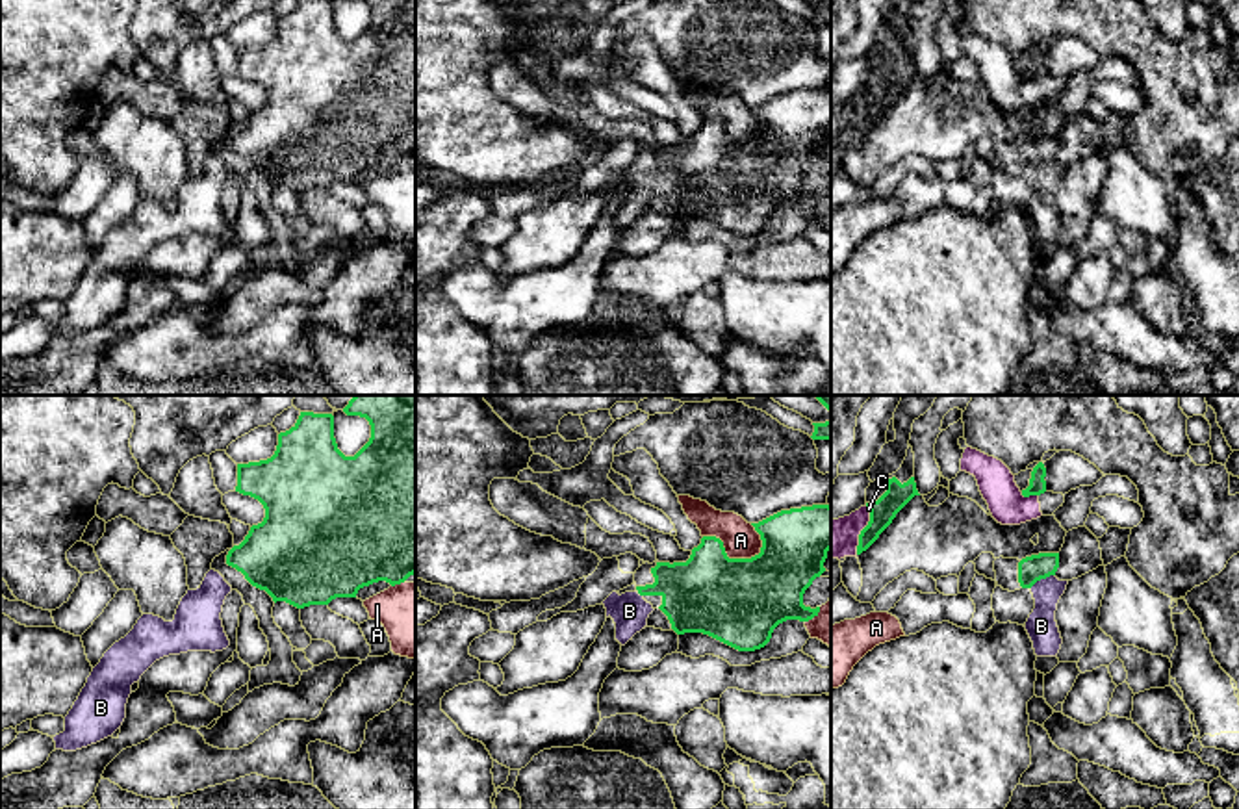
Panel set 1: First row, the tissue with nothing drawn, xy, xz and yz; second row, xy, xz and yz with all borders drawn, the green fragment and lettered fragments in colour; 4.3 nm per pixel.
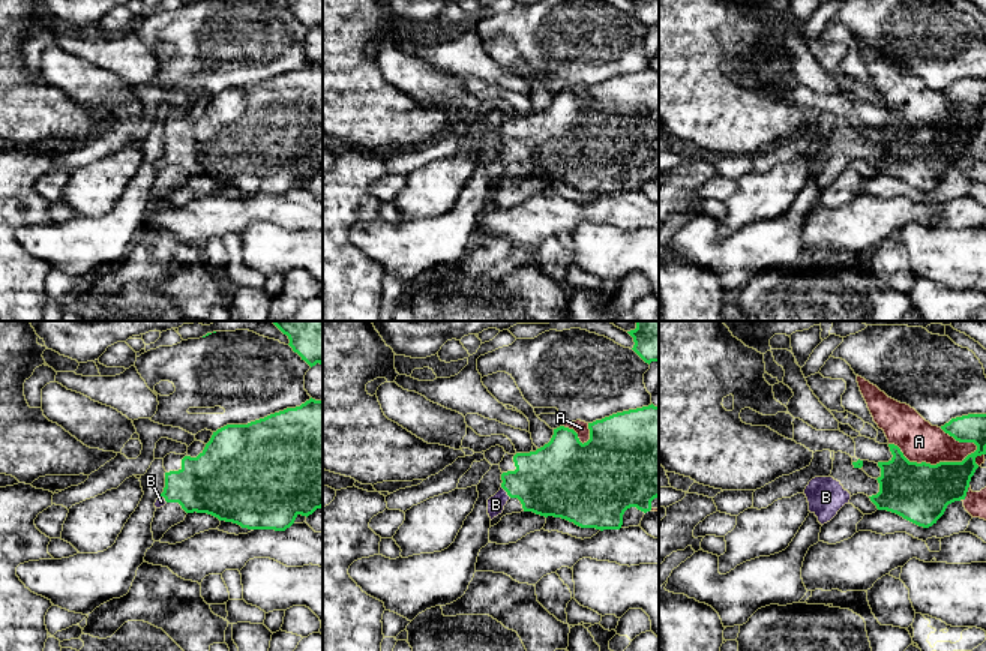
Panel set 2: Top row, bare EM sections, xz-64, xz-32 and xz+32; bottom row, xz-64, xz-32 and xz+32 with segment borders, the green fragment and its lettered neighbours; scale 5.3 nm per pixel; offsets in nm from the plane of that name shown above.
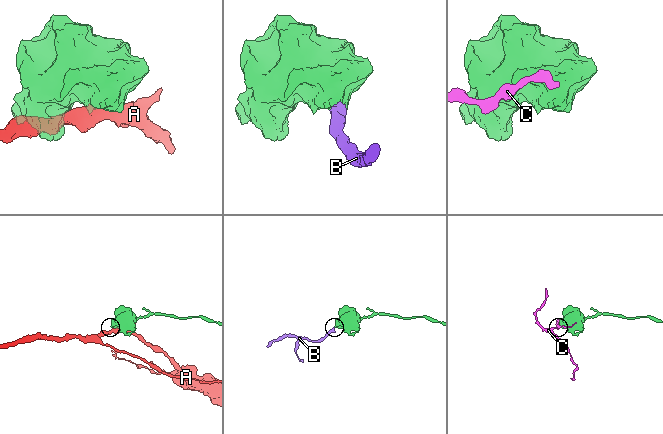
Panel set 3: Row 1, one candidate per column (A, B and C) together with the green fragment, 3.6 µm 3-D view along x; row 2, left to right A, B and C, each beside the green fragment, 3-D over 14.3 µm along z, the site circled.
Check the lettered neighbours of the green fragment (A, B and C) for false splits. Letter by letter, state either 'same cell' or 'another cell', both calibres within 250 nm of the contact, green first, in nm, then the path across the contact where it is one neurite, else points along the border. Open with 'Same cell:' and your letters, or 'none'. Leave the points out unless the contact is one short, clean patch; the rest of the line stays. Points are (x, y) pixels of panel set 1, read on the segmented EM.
Same cell: B
A: another cell | 380/160 nm
B: same cell | 120/140 nm | across yz (1034, 568), (1041, 577), (1041, 626)
C: another cell | 110/170 nm

